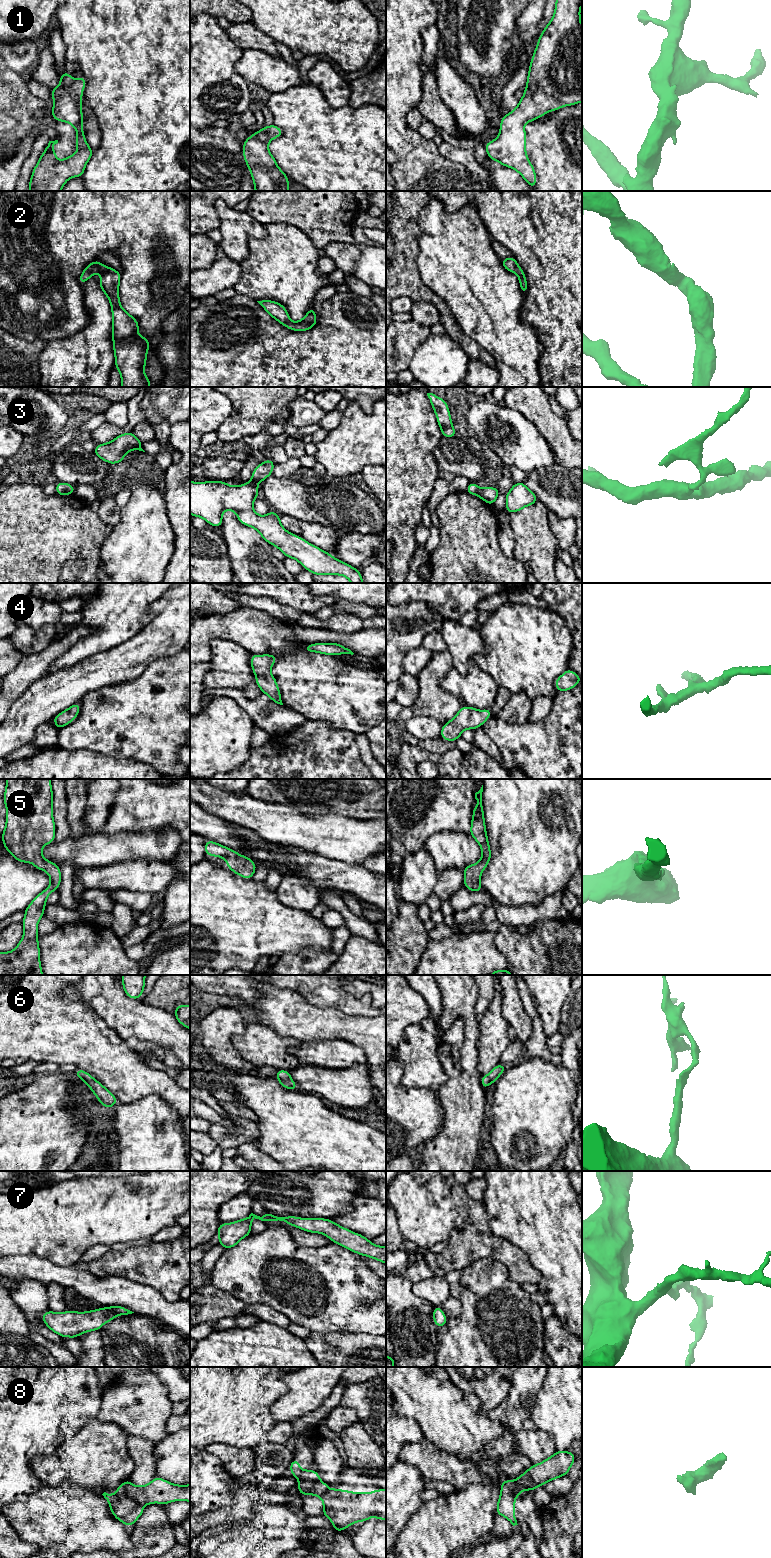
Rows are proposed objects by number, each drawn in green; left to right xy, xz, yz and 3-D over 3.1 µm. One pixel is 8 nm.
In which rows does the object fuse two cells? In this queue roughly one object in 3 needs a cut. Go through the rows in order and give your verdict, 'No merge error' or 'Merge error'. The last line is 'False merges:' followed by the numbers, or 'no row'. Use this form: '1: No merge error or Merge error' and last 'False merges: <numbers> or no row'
1: No merge error
2: No merge error
3: Merge error
4: No merge error
5: No merge error
6: No merge error
7: No merge error
8: Merge error
False merges: 3, 8

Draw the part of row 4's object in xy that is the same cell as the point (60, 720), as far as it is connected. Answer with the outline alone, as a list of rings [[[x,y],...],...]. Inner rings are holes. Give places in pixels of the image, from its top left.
[[[77,702],[71,707],[64,710],[63,712],[57,714],[53,718],[54,726],[60,729],[65,725],[70,724],[78,716],[79,711],[80,711],[80,702]]]

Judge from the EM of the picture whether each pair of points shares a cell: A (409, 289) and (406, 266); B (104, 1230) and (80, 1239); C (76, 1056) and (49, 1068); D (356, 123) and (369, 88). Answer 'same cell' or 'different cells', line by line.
A: same cell
B: same cell
C: different cells
D: different cells

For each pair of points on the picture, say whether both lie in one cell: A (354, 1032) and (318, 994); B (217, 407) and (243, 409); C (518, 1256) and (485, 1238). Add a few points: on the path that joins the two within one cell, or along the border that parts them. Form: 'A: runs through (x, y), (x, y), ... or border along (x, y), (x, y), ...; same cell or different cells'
A: border along (308, 1002), (321, 1008), (336, 1008), (354, 1014); different cells
B: border along (228, 397), (231, 402), (231, 413), (218, 428); different cells
C: runs through (510, 1256), (493, 1246); same cell

